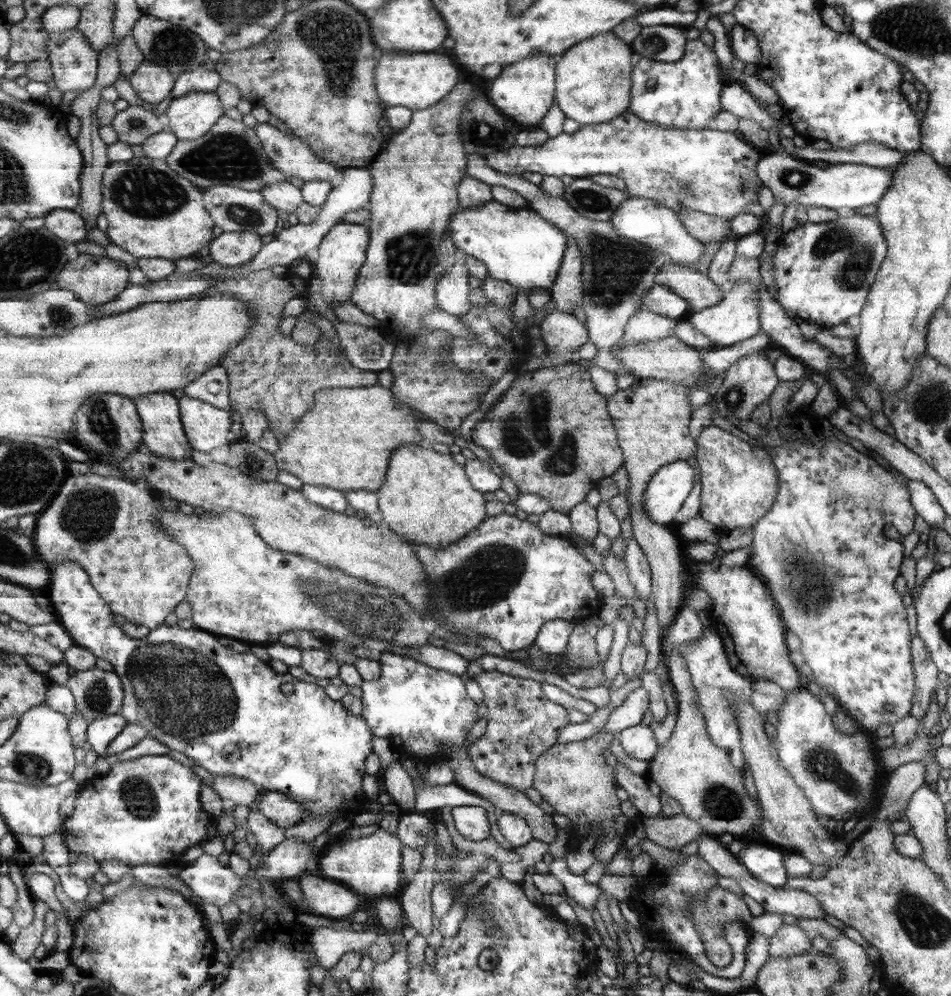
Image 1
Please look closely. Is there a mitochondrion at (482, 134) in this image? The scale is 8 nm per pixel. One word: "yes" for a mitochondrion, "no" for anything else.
yes

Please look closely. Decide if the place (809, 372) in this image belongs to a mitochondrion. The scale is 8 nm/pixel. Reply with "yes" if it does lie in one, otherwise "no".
no

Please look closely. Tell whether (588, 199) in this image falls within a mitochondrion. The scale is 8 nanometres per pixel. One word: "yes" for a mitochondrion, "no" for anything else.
yes

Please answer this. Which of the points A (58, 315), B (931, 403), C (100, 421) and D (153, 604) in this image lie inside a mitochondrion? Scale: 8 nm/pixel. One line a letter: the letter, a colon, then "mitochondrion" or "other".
A: mitochondrion
B: mitochondrion
C: mitochondrion
D: other

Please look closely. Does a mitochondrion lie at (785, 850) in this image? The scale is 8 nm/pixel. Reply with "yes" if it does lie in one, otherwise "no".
no

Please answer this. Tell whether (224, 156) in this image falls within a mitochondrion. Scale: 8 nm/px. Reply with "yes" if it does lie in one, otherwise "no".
yes

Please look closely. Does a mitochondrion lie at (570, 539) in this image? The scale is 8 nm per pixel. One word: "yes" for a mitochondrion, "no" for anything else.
no

